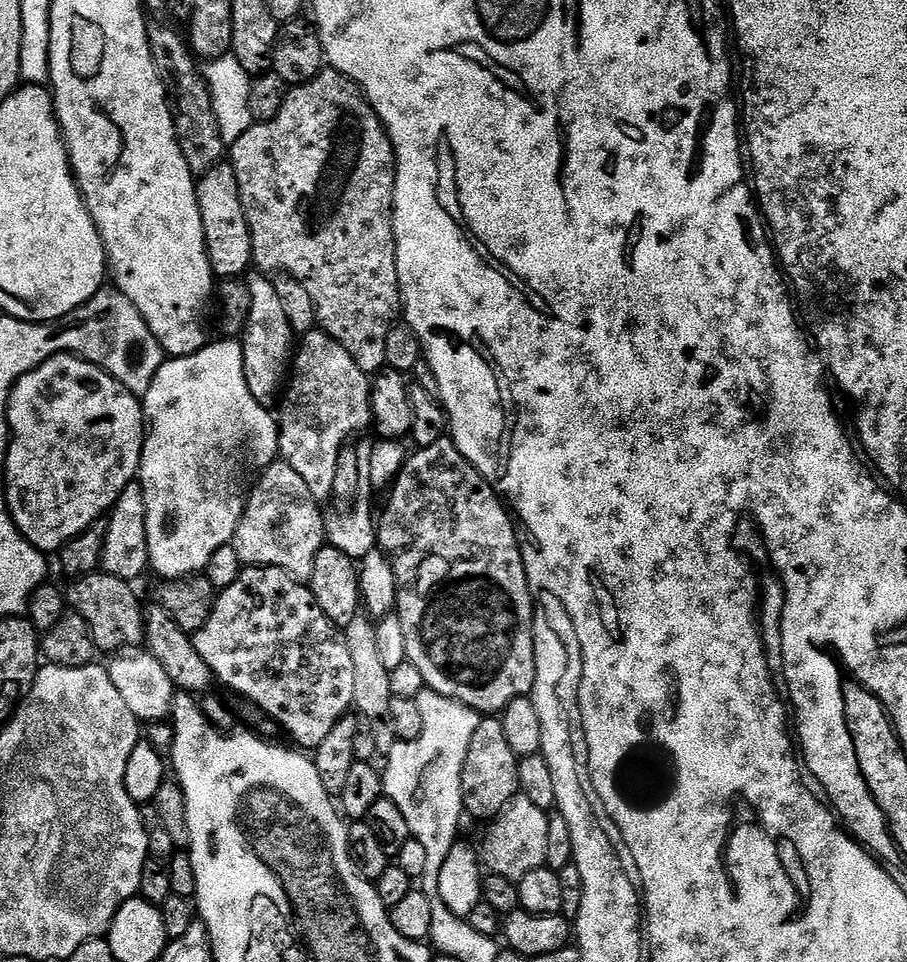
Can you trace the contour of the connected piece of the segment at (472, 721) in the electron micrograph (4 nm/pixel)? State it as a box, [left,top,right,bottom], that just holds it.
[382,690,481,898]

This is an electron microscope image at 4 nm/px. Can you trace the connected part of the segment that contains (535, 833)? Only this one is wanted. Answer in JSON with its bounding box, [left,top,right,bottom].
[482,794,548,882]

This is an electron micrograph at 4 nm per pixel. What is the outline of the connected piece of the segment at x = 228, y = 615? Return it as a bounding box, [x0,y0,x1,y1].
[191,567,354,750]

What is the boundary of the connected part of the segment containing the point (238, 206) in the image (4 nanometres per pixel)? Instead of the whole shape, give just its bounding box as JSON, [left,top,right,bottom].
[196,163,253,278]

